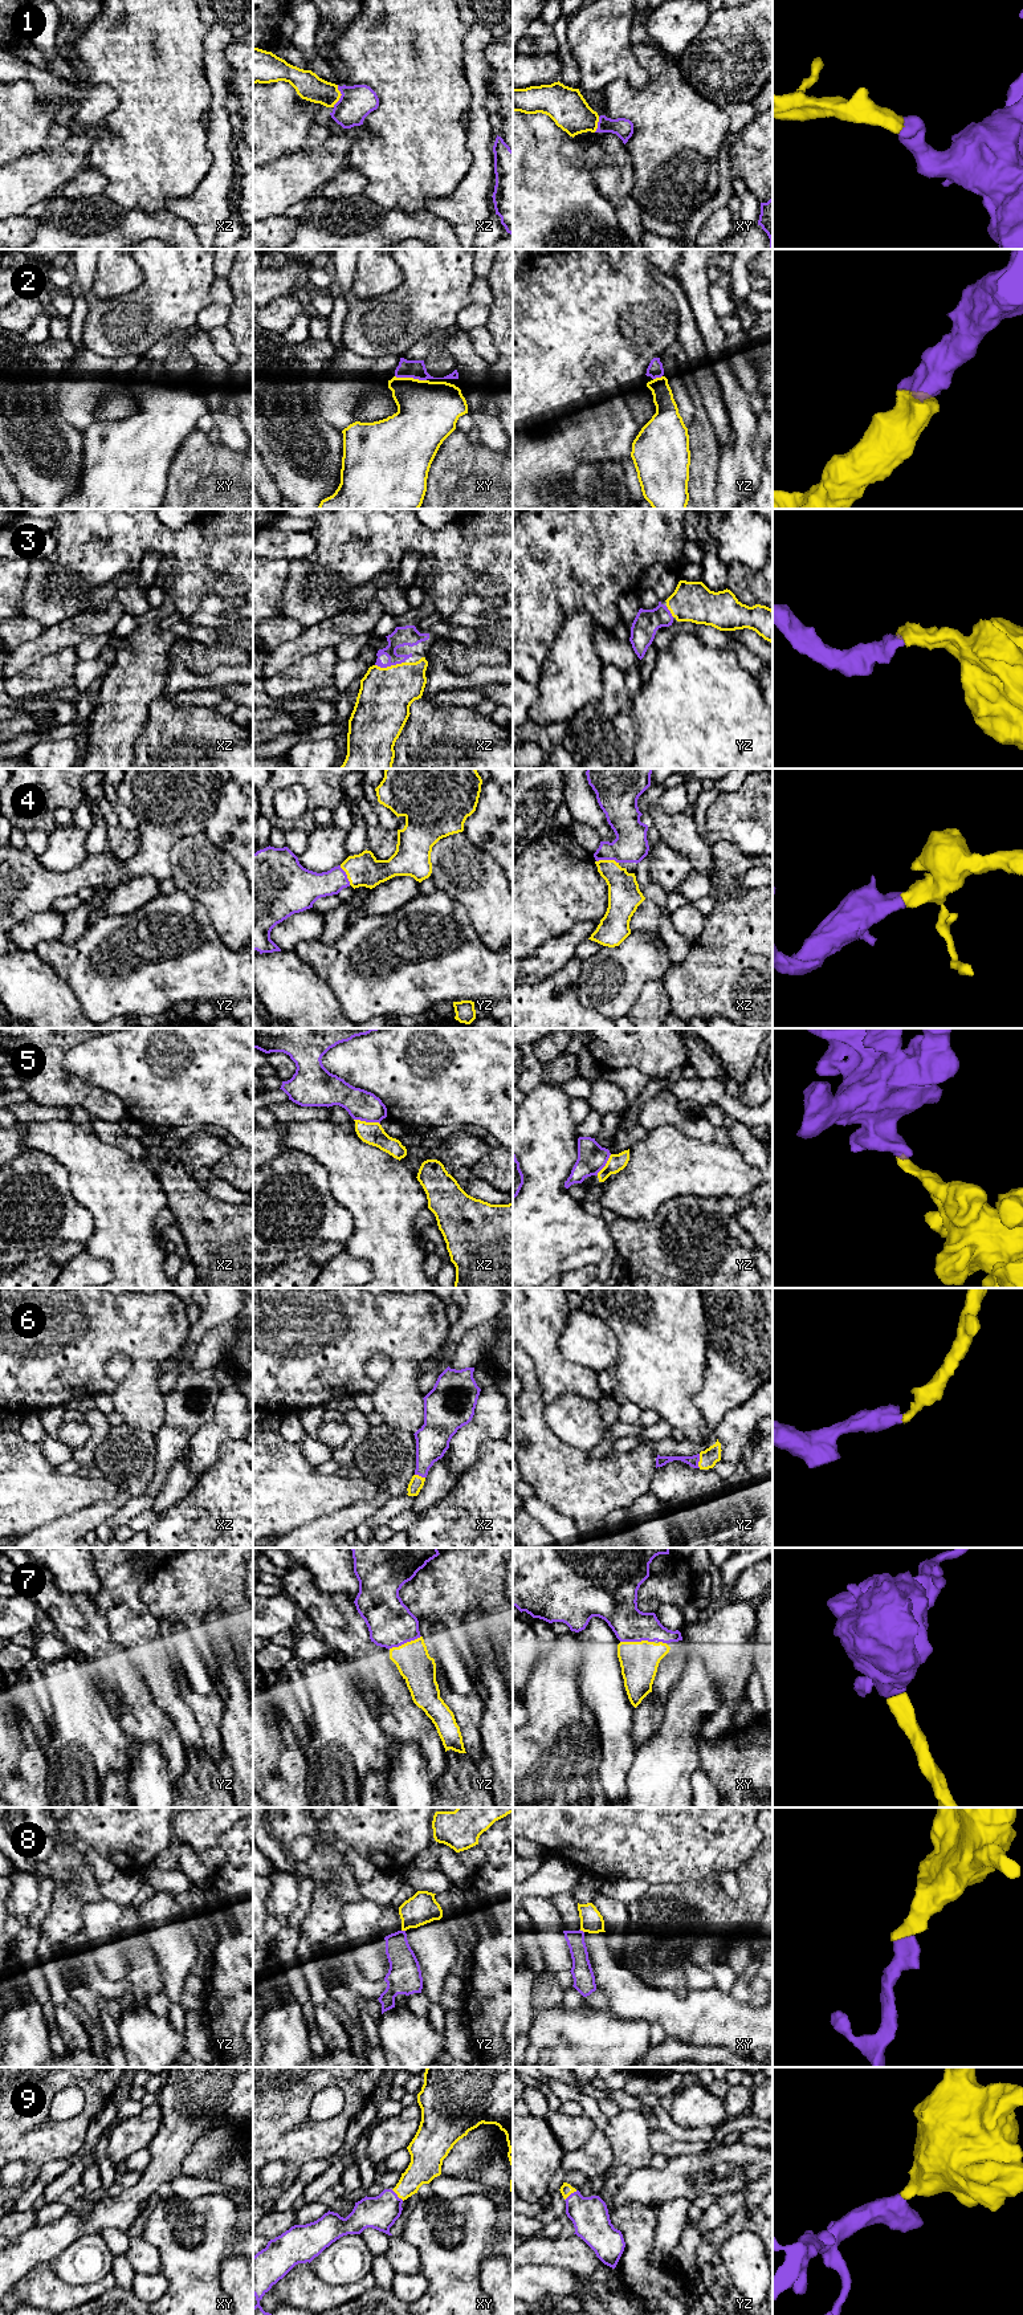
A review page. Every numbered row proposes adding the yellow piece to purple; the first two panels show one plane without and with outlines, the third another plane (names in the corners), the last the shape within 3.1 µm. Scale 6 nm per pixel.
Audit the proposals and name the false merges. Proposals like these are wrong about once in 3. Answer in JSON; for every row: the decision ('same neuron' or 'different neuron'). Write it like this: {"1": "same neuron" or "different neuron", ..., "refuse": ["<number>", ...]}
{"1": "same neuron", "2": "same neuron", "3": "same neuron", "4": "same neuron", "5": "different neuron", "6": "same neuron", "7": "same neuron", "8": "different neuron", "9": "same neuron", "refuse": ["5", "8"]}

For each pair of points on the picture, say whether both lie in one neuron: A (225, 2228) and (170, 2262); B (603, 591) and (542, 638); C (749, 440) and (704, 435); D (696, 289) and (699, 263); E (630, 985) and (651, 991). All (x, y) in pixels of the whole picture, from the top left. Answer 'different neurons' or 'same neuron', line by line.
A: same neuron
B: same neuron
C: different neurons
D: same neuron
E: different neurons

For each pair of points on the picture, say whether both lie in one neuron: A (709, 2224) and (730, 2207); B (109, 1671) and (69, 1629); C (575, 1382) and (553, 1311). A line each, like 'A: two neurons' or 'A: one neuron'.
A: one neuron
B: one neuron
C: one neuron

